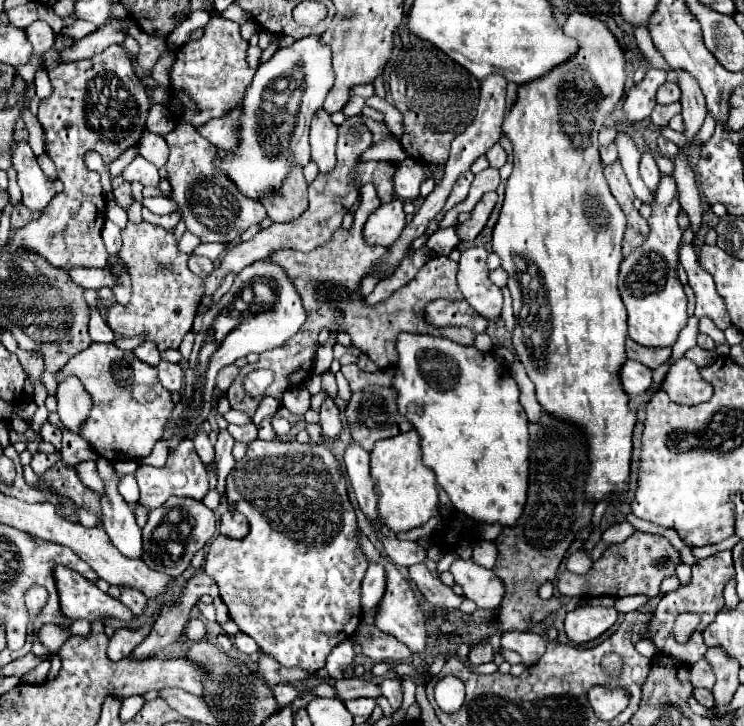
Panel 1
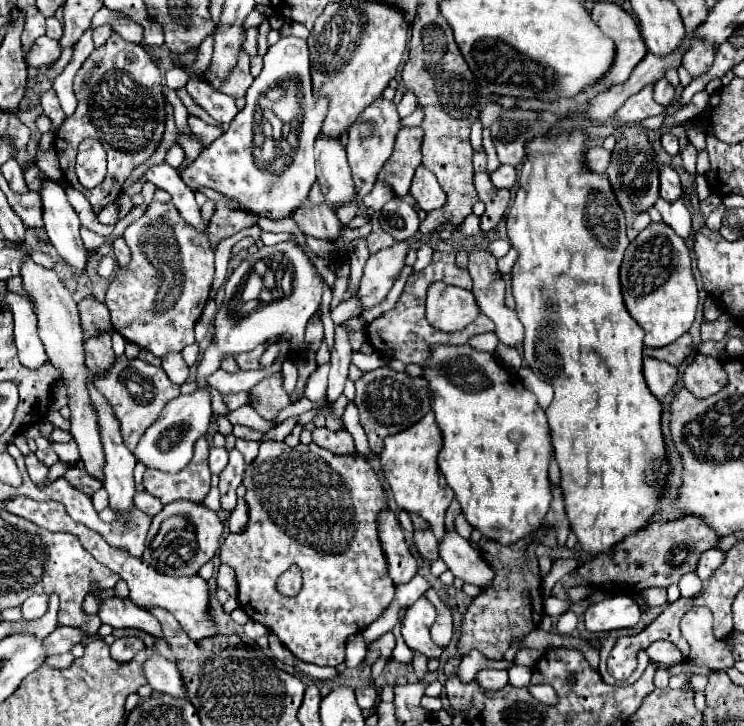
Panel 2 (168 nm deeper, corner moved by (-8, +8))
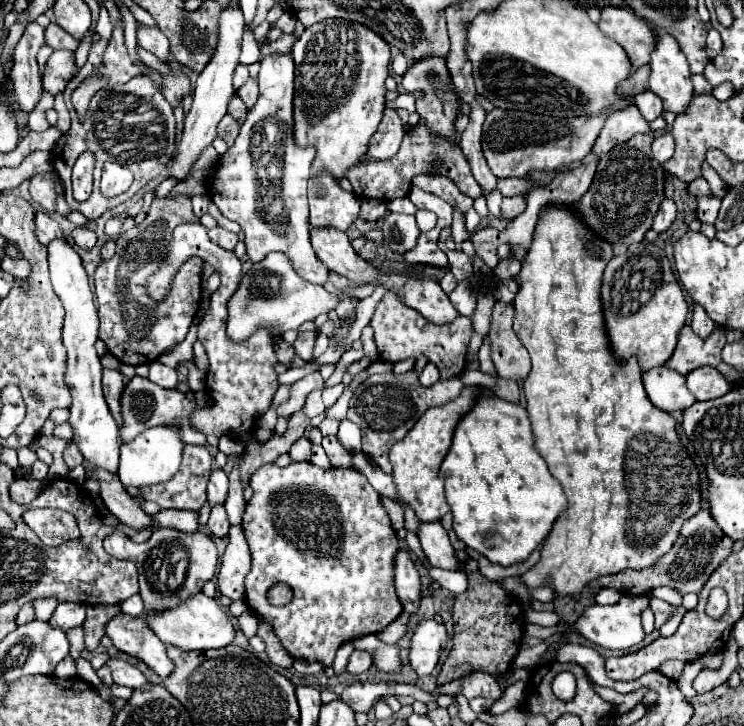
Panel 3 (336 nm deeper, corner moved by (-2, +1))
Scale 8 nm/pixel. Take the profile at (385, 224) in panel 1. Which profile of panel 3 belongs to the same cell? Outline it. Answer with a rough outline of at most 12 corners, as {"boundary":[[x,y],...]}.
{"boundary":[[387,213],[381,231],[401,255],[415,247],[415,217]]}

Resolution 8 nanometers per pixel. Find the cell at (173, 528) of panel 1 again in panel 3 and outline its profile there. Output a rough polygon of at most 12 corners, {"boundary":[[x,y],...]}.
{"boundary":[[113,531],[105,551],[137,563],[145,607],[175,607],[215,575],[211,535]]}

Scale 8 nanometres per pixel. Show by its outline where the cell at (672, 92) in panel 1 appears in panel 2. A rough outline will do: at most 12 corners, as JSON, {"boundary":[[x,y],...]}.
{"boundary":[[663,78],[653,86],[653,100],[669,106],[675,88]]}

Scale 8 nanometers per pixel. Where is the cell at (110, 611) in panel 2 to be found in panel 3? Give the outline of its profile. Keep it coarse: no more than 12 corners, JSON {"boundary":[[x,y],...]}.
{"boundary":[[115,615],[105,635],[143,659],[161,679],[173,663],[143,615]]}

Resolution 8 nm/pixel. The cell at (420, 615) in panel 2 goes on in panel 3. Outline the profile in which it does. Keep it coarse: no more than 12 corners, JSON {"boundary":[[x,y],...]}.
{"boundary":[[415,625],[409,663],[419,677],[431,675],[445,645],[445,625]]}

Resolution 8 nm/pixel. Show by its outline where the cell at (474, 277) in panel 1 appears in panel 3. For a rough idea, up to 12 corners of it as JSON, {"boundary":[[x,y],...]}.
{"boundary":[[495,303],[493,363],[501,377],[527,377],[529,353],[511,329],[513,305]]}

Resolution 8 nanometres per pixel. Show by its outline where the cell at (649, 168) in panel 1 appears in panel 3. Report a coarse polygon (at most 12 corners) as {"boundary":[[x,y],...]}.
{"boundary":[[663,197],[653,219],[657,233],[667,231],[675,219],[673,199]]}

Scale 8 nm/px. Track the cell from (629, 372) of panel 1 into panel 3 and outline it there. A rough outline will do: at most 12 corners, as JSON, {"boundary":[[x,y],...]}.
{"boundary":[[669,367],[643,373],[651,403],[667,413],[695,399]]}

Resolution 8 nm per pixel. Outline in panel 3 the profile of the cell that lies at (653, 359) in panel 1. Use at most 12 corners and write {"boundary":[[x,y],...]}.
{"boundary":[[689,325],[665,363],[681,375],[721,363],[725,329],[699,339]]}

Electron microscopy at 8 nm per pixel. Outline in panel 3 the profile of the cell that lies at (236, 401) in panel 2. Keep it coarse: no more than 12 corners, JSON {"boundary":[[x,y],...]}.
{"boundary":[[135,375],[121,393],[121,441],[147,427],[183,423],[185,444],[205,445],[191,413],[211,407]]}

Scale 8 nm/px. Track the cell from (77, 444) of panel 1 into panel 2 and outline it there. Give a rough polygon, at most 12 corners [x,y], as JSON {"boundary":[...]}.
{"boundary":[[57,462],[49,468],[47,480],[39,486],[49,486],[67,470],[67,462]]}

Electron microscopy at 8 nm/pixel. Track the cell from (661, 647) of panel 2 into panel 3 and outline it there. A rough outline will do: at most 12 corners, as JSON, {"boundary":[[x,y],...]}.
{"boundary":[[665,661],[659,673],[677,681],[683,675],[685,663]]}

